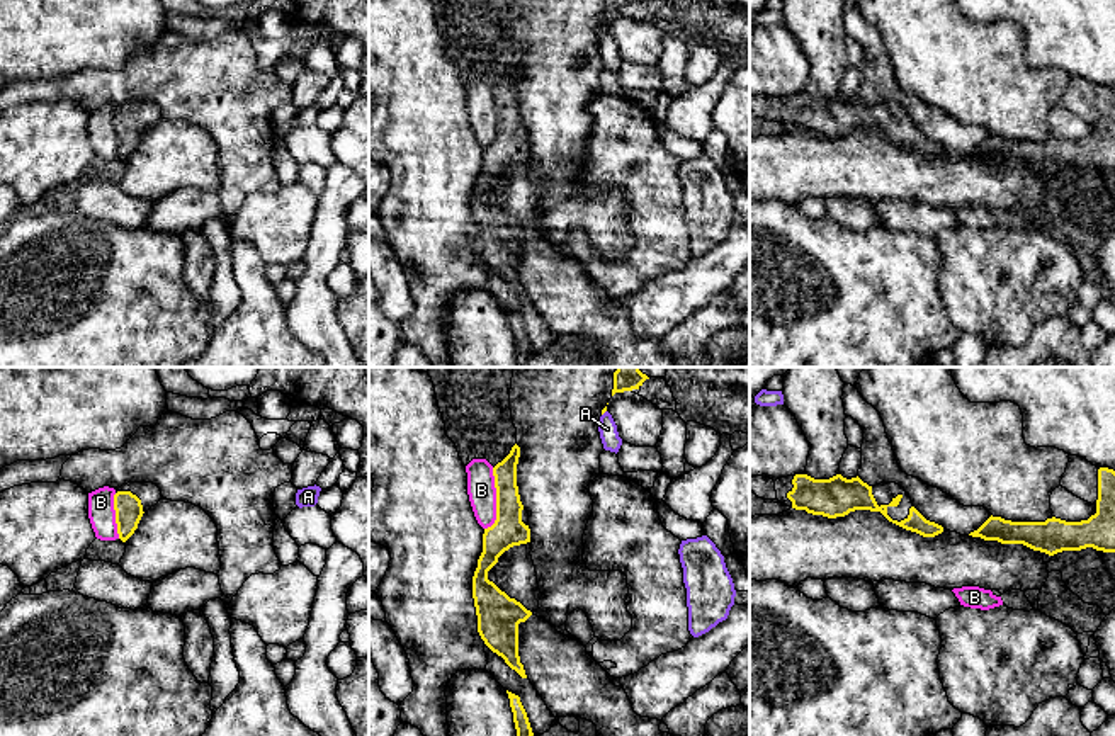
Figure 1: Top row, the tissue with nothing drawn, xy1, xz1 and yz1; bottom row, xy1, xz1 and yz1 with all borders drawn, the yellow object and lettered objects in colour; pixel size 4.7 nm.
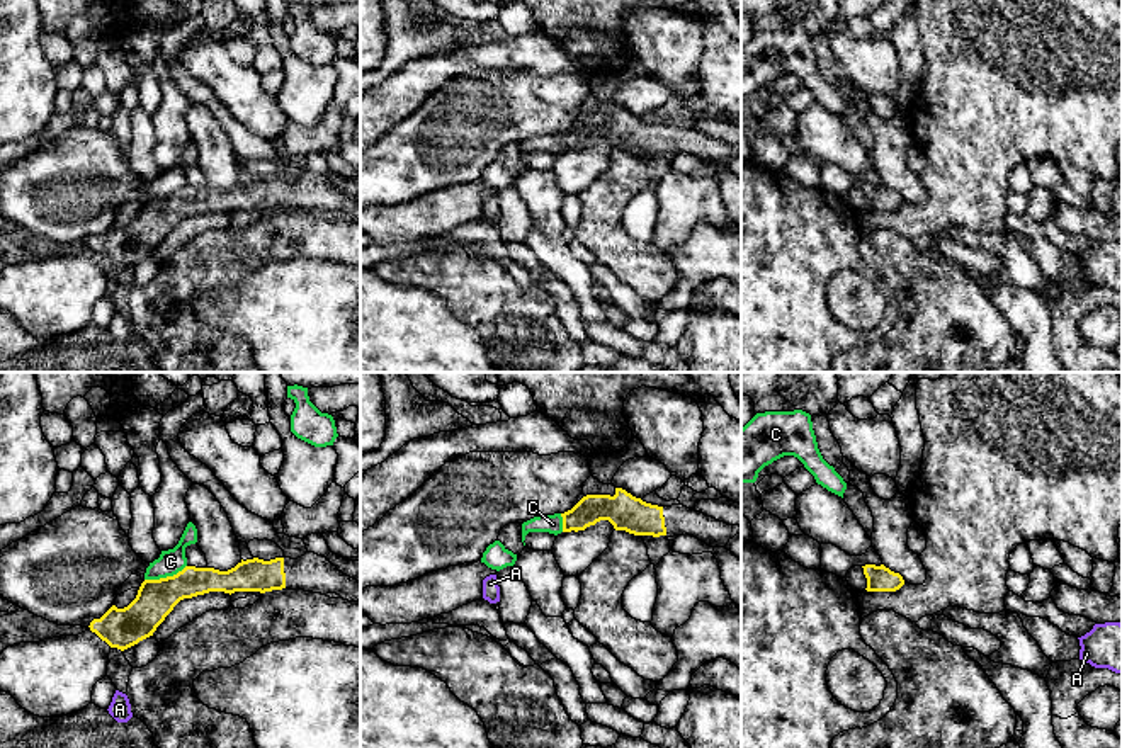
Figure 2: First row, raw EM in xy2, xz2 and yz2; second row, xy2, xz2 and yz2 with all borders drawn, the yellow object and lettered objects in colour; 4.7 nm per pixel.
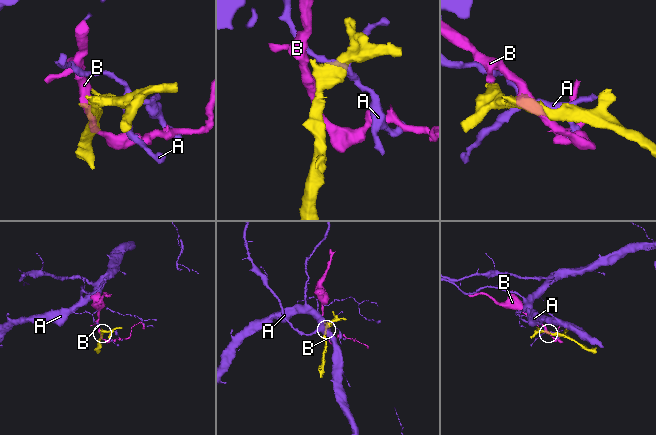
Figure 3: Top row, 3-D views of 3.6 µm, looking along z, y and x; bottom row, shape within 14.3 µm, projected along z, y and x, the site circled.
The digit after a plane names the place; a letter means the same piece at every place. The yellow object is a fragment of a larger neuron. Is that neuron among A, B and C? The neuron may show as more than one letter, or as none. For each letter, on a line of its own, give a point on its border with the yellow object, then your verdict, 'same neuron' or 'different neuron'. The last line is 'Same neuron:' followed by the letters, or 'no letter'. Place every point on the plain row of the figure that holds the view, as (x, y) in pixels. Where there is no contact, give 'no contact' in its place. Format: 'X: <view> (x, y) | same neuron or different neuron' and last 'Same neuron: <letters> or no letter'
A: xz1 (604, 31) | different neuron
B: xz1 (497, 119) | different neuron
C: xy2 (167, 196) | different neuron
Same neuron: no letter

